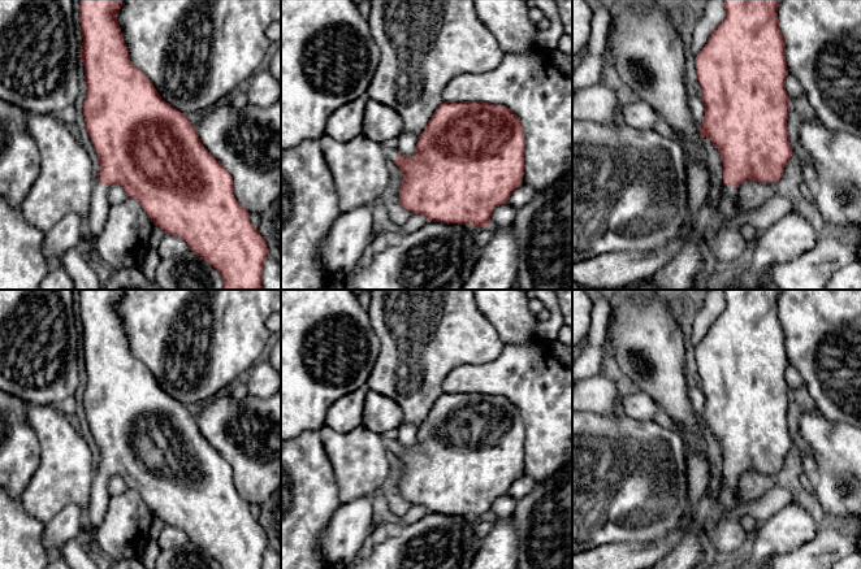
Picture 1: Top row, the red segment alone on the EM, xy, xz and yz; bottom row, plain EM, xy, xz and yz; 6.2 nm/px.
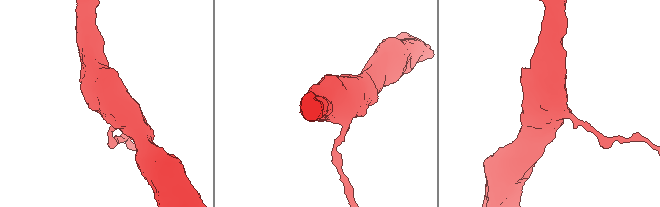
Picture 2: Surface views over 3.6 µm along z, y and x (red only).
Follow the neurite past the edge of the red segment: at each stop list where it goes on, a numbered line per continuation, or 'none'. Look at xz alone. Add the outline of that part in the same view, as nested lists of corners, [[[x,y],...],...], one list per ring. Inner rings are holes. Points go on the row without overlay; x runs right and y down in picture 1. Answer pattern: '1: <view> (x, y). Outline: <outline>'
1: xz (390, 444). Outline: [[[394,439],[384,440],[384,446],[385,446],[388,453],[394,453],[394,451],[398,447],[398,442]]]

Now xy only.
1: xy (99, 498). Outline: [[[95,470],[90,504],[86,511],[86,526],[78,538],[86,548],[95,547],[96,531],[104,521],[109,498],[108,477]]]

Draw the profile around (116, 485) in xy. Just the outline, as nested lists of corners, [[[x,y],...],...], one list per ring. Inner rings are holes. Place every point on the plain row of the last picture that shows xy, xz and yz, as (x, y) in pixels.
[[[112,475],[108,478],[108,492],[111,496],[120,495],[127,490],[127,486],[121,475]]]

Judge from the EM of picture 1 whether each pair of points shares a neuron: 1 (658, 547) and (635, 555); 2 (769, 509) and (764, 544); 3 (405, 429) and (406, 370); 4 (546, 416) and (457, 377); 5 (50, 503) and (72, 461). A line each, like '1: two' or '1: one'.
1: one
2: two
3: two
4: one
5: one

